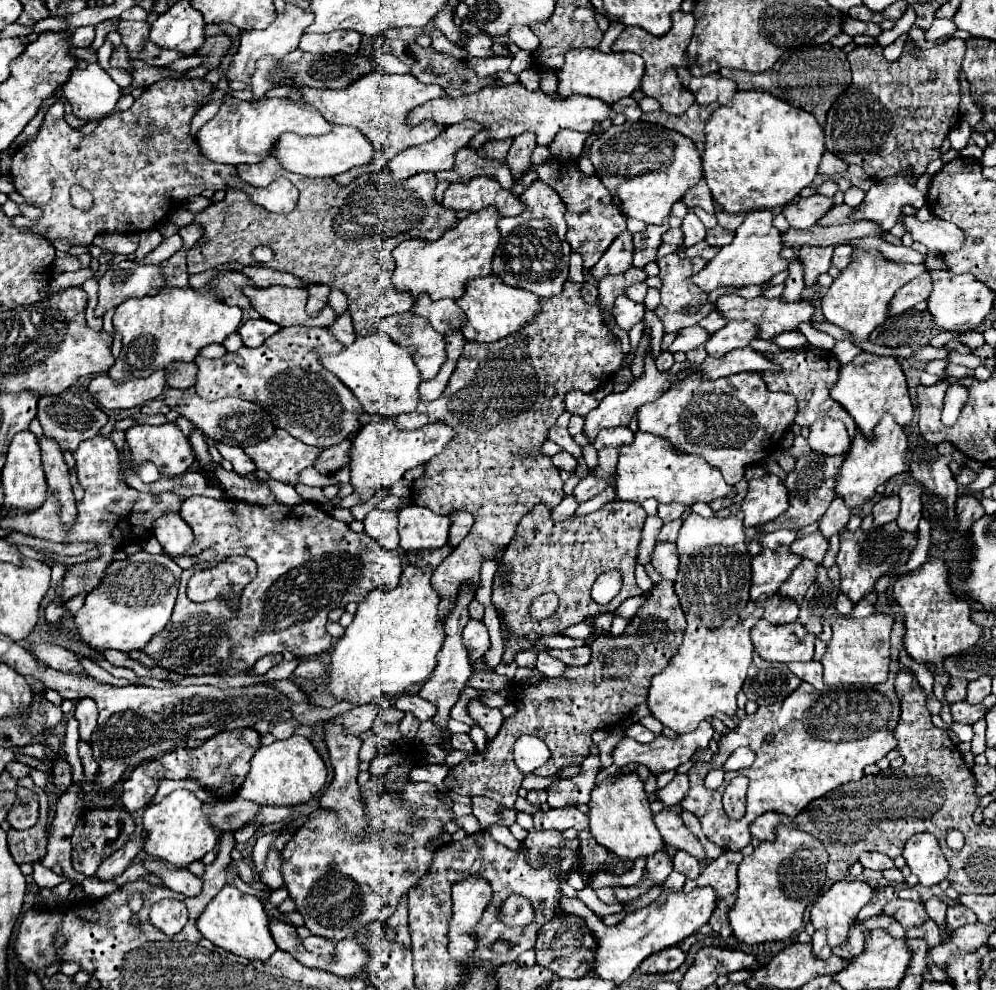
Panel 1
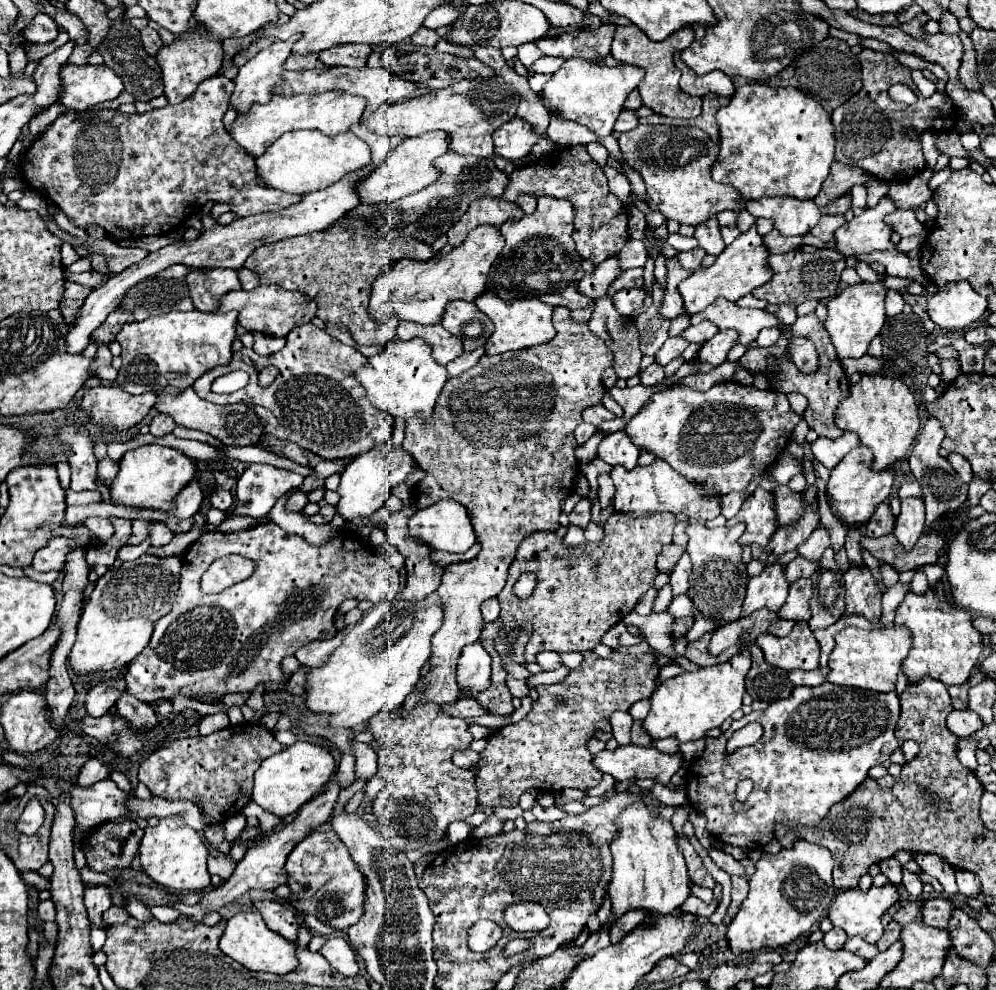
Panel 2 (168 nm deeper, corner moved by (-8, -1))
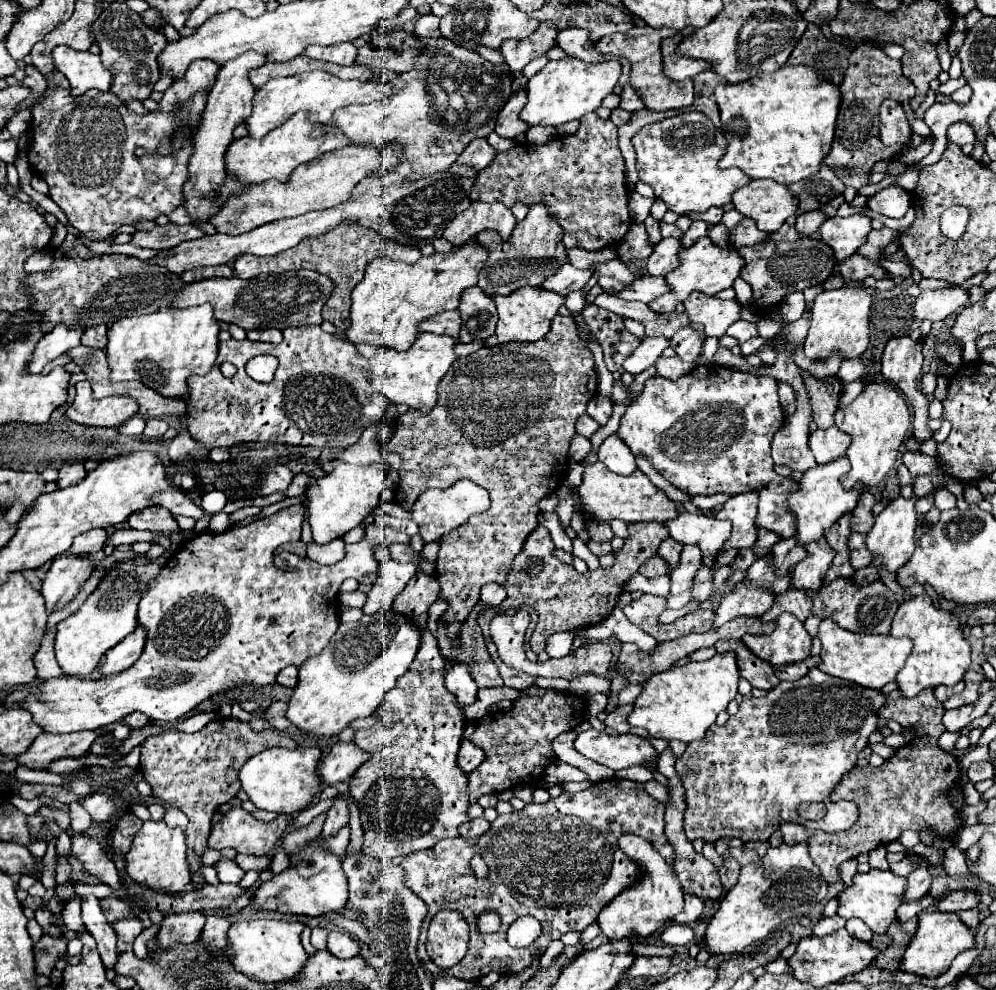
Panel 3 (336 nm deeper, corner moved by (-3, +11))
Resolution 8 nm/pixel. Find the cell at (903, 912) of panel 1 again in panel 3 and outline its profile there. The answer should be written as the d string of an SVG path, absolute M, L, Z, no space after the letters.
M956 890L942 896L942 900L936 904L936 910L940 912L960 912L970 910L980 904L980 894L976 890Z

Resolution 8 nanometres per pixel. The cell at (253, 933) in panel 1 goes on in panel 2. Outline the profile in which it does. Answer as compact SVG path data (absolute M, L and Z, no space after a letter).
M241 904L241 910L227 920L227 928L219 940L219 948L221 952L225 952L227 956L231 956L233 960L237 960L249 970L289 974L297 968L297 958L295 958L297 946L293 946L289 940L269 930L261 920L261 914L257 912L257 908L253 908L253 904Z

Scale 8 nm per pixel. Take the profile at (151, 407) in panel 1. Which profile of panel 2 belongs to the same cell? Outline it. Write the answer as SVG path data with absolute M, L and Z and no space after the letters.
M157 412L155 416L153 416L153 420L151 420L151 434L153 436L165 436L167 432L171 432L173 428L175 428L175 424L173 424L173 418L171 416L165 416L165 414L161 414L161 412Z

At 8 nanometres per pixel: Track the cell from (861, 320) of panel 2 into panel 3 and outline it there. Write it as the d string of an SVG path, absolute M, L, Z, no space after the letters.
M842 286L838 290L824 290L818 294L812 308L812 324L804 342L804 354L814 362L822 362L834 352L838 352L844 360L858 358L868 348L870 304L870 294L856 286Z

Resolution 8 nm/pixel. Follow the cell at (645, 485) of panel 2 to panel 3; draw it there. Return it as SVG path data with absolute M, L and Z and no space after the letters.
M602 462L586 464L582 484L576 488L576 494L580 498L580 514L584 522L598 520L598 522L610 524L612 520L622 520L626 524L636 524L636 522L648 522L648 520L666 522L678 516L676 504L668 500L664 492L654 488L652 482L640 470L636 470L630 476L622 476L622 474L610 472Z

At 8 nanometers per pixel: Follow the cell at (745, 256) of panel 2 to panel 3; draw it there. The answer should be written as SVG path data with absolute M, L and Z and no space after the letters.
M704 236L704 238L696 240L696 244L692 244L684 252L680 252L680 268L672 270L672 272L668 272L668 276L664 276L666 284L670 286L670 292L652 300L648 304L648 308L652 308L652 312L656 312L656 314L674 312L676 302L684 302L688 298L688 294L694 290L714 296L716 292L726 290L734 284L742 266L744 266L744 258L736 252L736 248L726 248L726 250L718 248L716 244L712 244L712 240L708 236Z

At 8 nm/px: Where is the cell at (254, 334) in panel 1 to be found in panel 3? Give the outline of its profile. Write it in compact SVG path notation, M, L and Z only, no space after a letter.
M266 328L266 330L248 330L248 340L258 340L258 342L280 342L282 340L282 332L276 328Z

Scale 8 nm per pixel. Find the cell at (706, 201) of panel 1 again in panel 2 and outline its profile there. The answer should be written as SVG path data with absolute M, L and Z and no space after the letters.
M711 216L709 220L701 222L697 228L695 228L695 238L699 242L701 248L705 248L707 254L713 254L713 256L719 256L725 248L725 242L719 234L719 224L717 224L717 216Z

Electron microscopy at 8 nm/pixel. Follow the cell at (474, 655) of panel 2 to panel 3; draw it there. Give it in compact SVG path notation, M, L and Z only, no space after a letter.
M458 664L456 668L448 670L448 676L444 676L444 686L448 688L448 692L452 692L460 704L460 708L470 706L476 702L476 692L478 686L476 682L470 678L468 674L468 666Z

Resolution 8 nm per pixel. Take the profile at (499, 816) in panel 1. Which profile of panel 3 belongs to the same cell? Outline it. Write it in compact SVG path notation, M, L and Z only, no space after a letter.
M476 818L476 820L468 820L466 824L460 826L460 834L470 838L470 840L476 840L478 836L484 834L484 830L490 828L490 822L484 820L484 818Z

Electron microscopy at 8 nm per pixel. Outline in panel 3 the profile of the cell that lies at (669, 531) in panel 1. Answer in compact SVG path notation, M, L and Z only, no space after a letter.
M656 554L656 556L652 556L646 564L640 566L640 574L646 576L646 578L658 578L658 576L664 576L664 574L668 574L668 564Z

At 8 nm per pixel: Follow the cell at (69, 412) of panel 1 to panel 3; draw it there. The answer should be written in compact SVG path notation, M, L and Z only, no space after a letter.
M62 464L58 470L58 478L56 484L58 488L68 488L68 486L76 486L84 480L86 470L84 464Z

